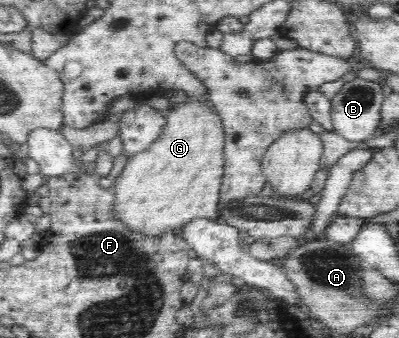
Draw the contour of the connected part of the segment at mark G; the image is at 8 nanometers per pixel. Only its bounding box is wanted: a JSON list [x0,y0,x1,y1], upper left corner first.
[111,99,225,237]

